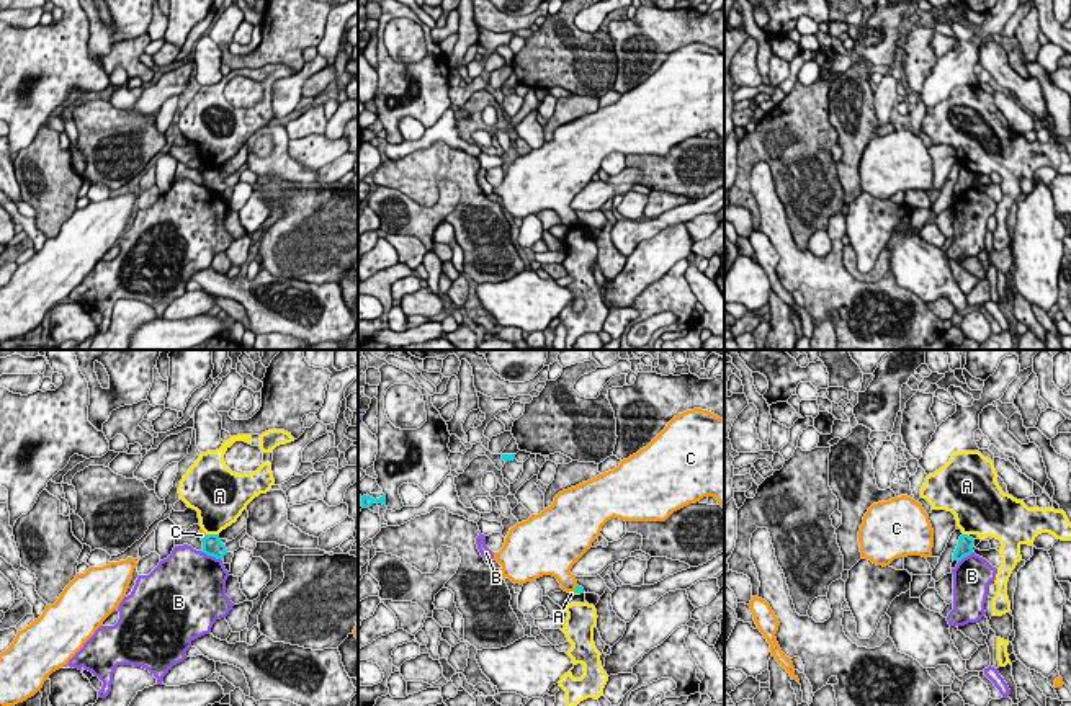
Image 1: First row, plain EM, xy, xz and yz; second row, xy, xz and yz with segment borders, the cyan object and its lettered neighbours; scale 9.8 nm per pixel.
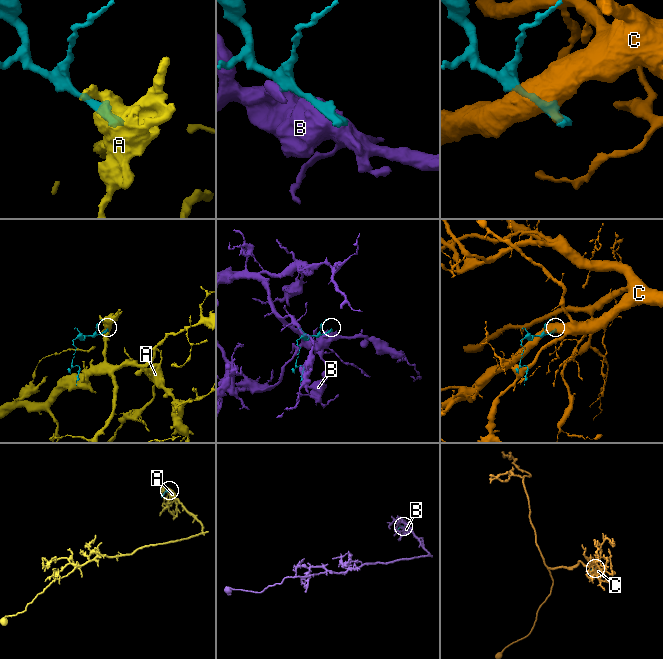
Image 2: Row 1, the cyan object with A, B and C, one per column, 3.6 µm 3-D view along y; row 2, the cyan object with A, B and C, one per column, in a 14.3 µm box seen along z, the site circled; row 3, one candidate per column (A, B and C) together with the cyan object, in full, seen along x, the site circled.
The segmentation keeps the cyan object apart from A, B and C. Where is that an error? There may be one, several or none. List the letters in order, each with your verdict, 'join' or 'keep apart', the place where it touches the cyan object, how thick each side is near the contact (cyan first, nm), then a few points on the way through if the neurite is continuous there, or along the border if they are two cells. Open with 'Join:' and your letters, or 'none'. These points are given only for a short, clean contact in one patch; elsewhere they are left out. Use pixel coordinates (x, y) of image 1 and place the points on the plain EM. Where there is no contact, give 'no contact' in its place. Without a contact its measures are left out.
Join: none
A: keep apart; contact xy (213, 169); calibres 190 and 380 nm; border xy (208, 167), (216, 169)
B: keep apart; contact xy (211, 188); calibres 190 and 460 nm
C: keep apart; contact xz (574, 224); calibres 60 and 190 nm

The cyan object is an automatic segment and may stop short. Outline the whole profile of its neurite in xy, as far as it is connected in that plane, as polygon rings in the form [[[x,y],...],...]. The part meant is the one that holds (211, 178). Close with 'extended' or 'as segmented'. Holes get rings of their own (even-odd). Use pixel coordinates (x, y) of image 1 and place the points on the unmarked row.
[[[244,163],[235,173],[222,178],[217,168],[208,168],[203,175],[203,185],[208,190],[213,190],[216,193],[224,193],[227,186],[234,186],[240,181],[240,173],[247,168],[247,163]]]; extended

